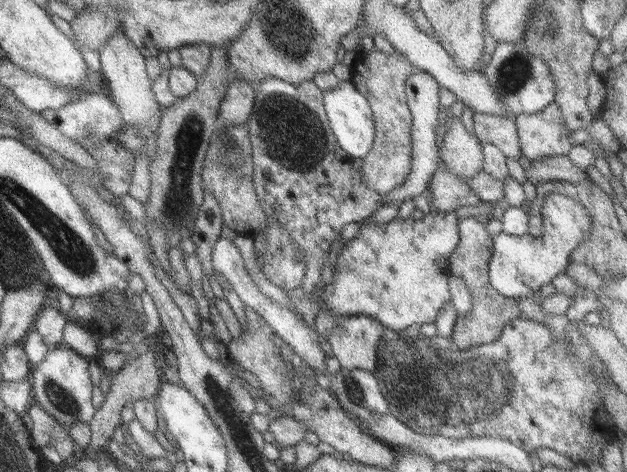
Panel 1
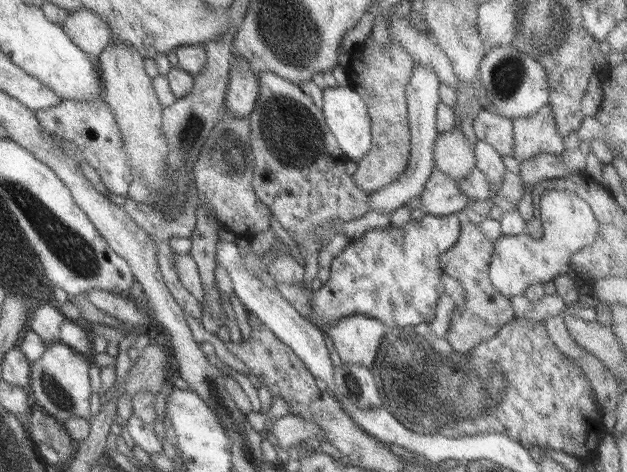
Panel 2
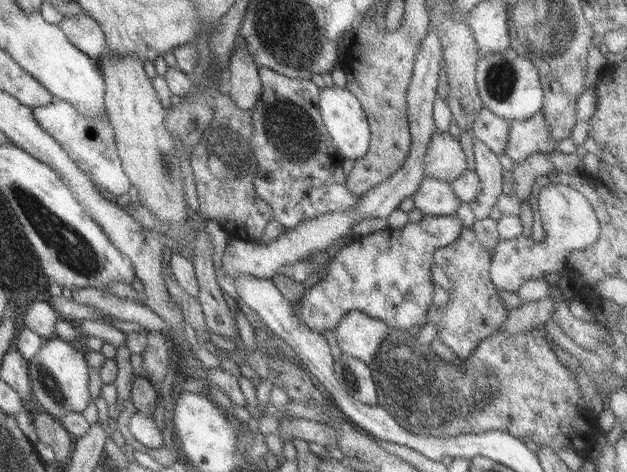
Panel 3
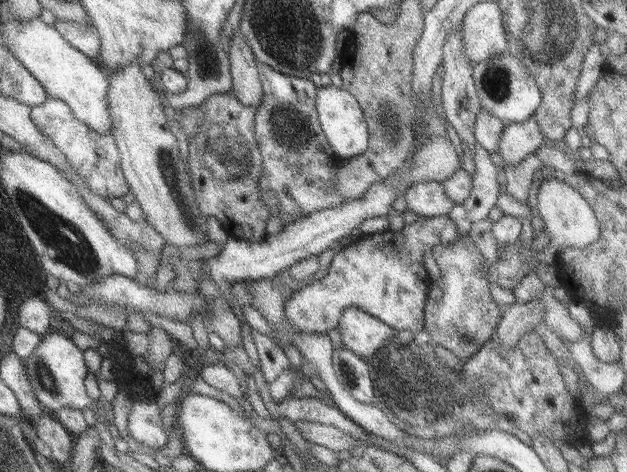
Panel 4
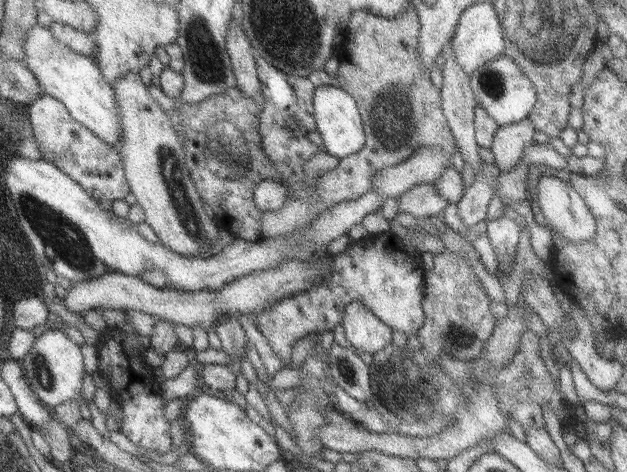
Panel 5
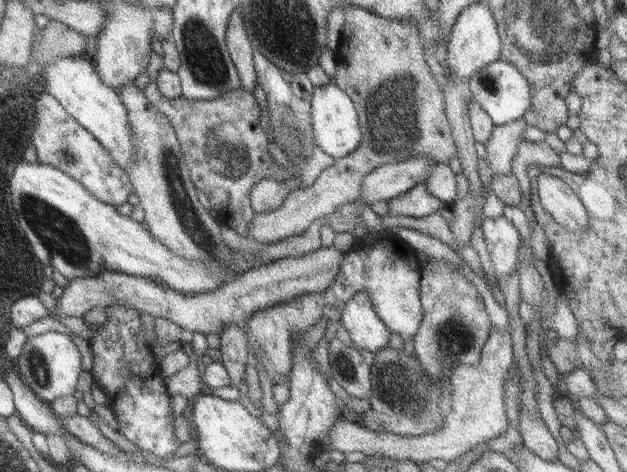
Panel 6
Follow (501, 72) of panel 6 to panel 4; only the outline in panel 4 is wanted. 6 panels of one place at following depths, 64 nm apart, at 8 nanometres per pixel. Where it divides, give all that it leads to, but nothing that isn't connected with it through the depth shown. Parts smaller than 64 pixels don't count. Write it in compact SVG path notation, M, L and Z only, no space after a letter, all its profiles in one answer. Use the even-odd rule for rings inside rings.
M506 52L475 64L471 79L481 109L501 122L523 122L536 112L540 104L540 93L535 82L531 81L531 76L523 69L523 64Z

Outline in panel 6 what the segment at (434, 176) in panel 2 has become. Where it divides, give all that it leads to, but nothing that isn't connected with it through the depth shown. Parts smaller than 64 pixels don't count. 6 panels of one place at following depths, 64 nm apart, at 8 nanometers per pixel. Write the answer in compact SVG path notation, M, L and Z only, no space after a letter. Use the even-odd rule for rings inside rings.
M417 183L403 194L389 199L387 212L389 215L421 218L433 212L440 212L443 206L445 204L441 200L429 196L423 184Z

